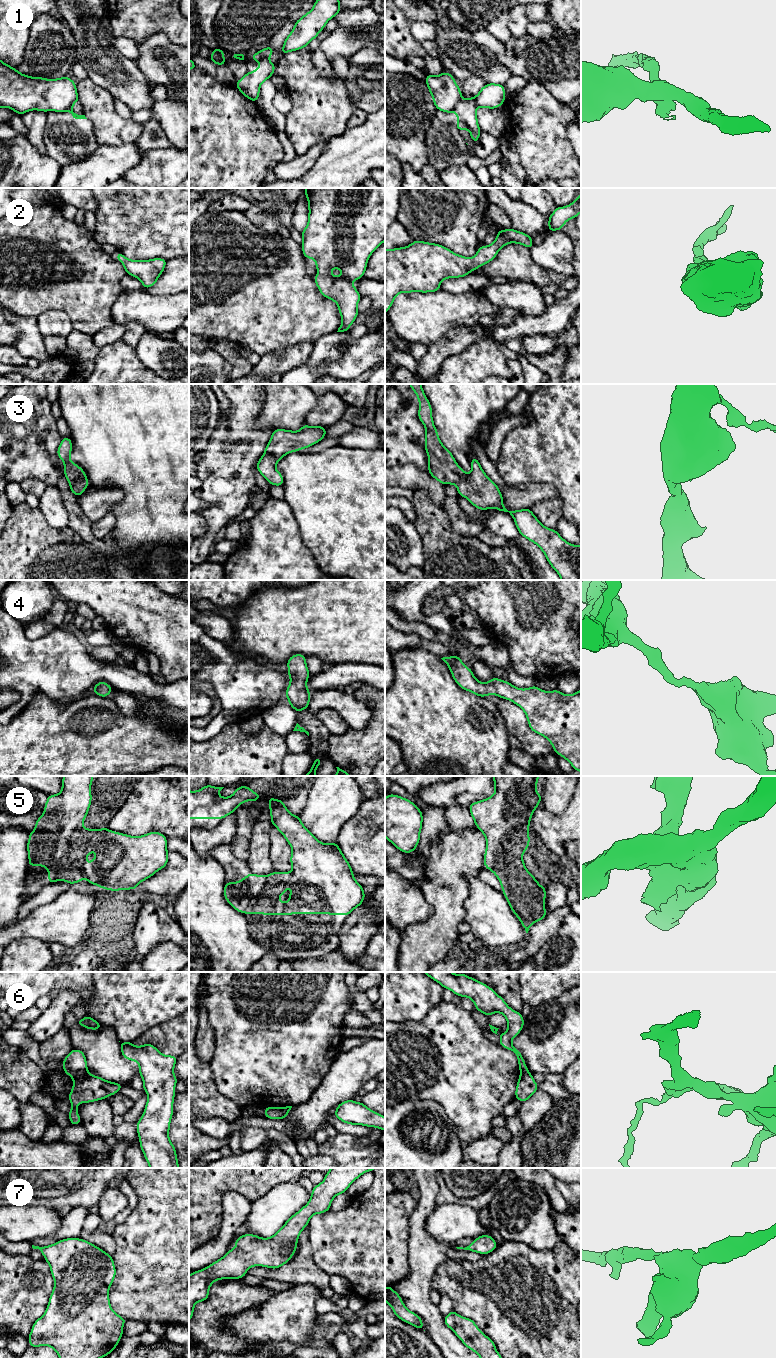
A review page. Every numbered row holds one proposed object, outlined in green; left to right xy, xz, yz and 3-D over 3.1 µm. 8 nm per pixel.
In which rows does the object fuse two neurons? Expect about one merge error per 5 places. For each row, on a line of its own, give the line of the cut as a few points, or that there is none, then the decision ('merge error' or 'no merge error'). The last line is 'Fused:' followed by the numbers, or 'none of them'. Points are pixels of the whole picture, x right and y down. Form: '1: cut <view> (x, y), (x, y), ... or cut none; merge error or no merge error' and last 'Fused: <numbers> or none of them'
1: cut yz (461, 99), (451, 111); merge error
2: cut none; no merge error
3: cut none; no merge error
4: cut none; no merge error
5: cut xy (83, 818), (52, 881); merge error
6: cut xy (88, 1072), (73, 1080); merge error
7: cut none; no merge error
Fused: 1, 5, 6

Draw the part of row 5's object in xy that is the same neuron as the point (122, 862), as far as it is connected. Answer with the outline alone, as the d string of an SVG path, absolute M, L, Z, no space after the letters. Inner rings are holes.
M80 821L70 838L69 848L57 867L57 876L53 882L66 881L79 883L84 878L101 889L110 891L137 890L137 886L156 872L167 866L167 838L160 832L152 831L141 836L130 836L106 828L88 829ZM95 851L93 861L85 862L87 856Z

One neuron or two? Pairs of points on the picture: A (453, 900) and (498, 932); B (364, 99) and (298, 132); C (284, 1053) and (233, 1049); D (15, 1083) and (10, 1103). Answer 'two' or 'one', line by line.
A: two
B: two
C: one
D: two

